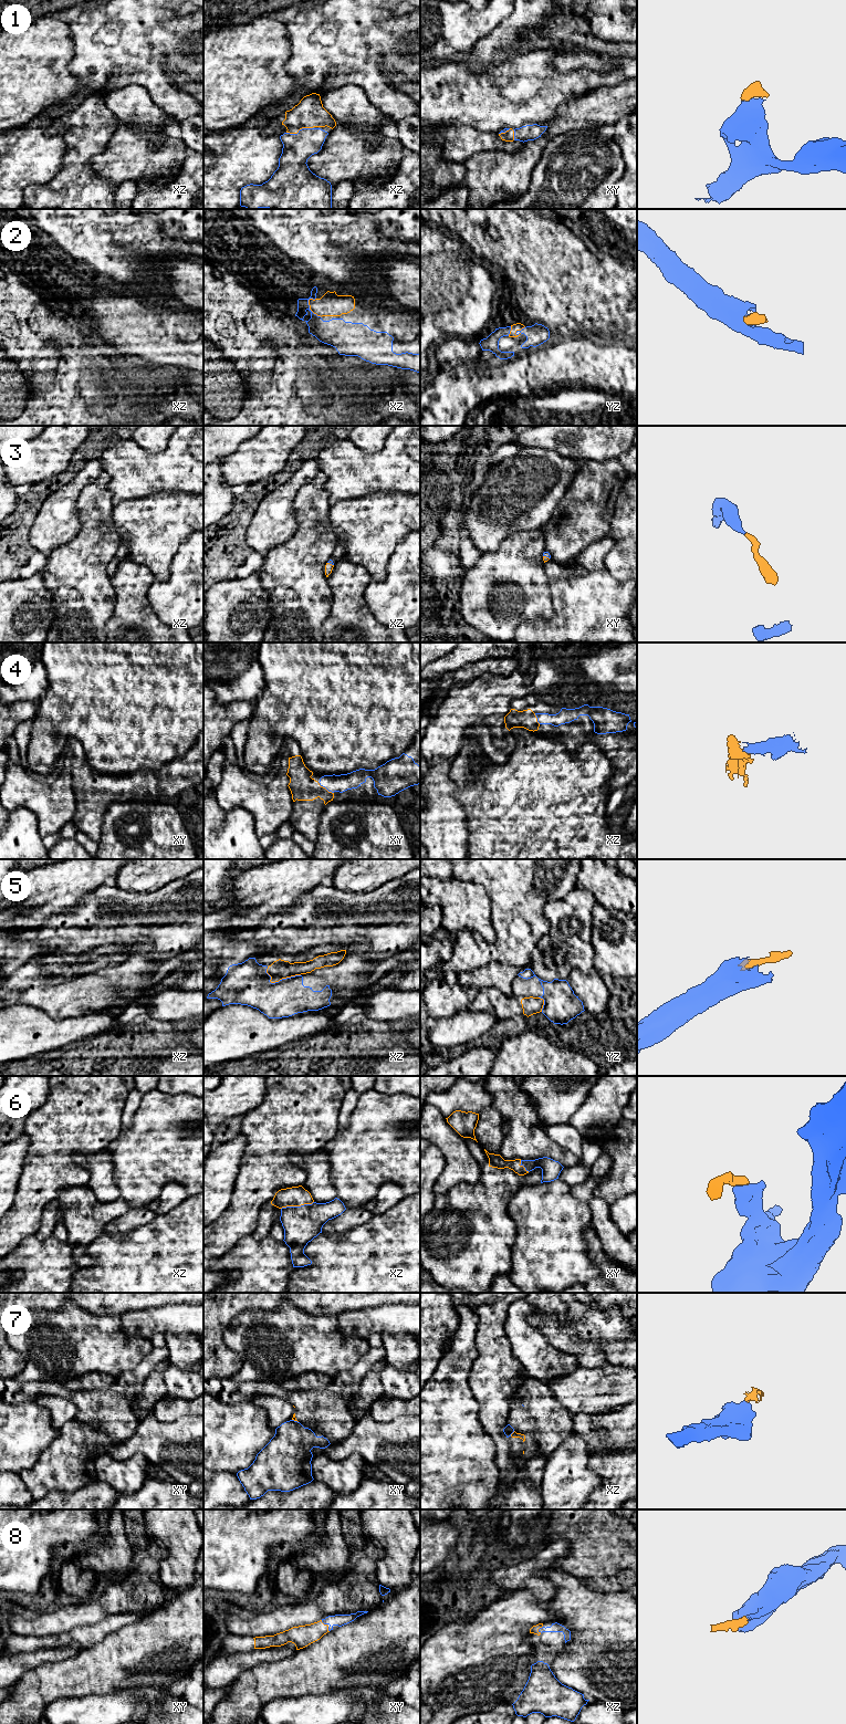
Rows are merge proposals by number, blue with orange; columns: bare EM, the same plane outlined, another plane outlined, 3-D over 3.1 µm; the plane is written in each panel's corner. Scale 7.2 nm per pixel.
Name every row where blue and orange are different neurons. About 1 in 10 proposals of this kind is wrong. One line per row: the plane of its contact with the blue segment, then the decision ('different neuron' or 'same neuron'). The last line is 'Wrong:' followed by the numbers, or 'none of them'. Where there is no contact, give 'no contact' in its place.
1: xz | same neuron
2: xz | same neuron
3: xz | same neuron
4: xy | same neuron
5: xz | different neuron
6: xz | same neuron
7: xz | different neuron
8: xz | same neuron
Wrong: 5, 7

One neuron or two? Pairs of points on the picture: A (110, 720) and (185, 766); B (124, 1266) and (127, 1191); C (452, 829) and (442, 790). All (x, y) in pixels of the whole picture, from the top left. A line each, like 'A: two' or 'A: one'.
A: two
B: two
C: one

